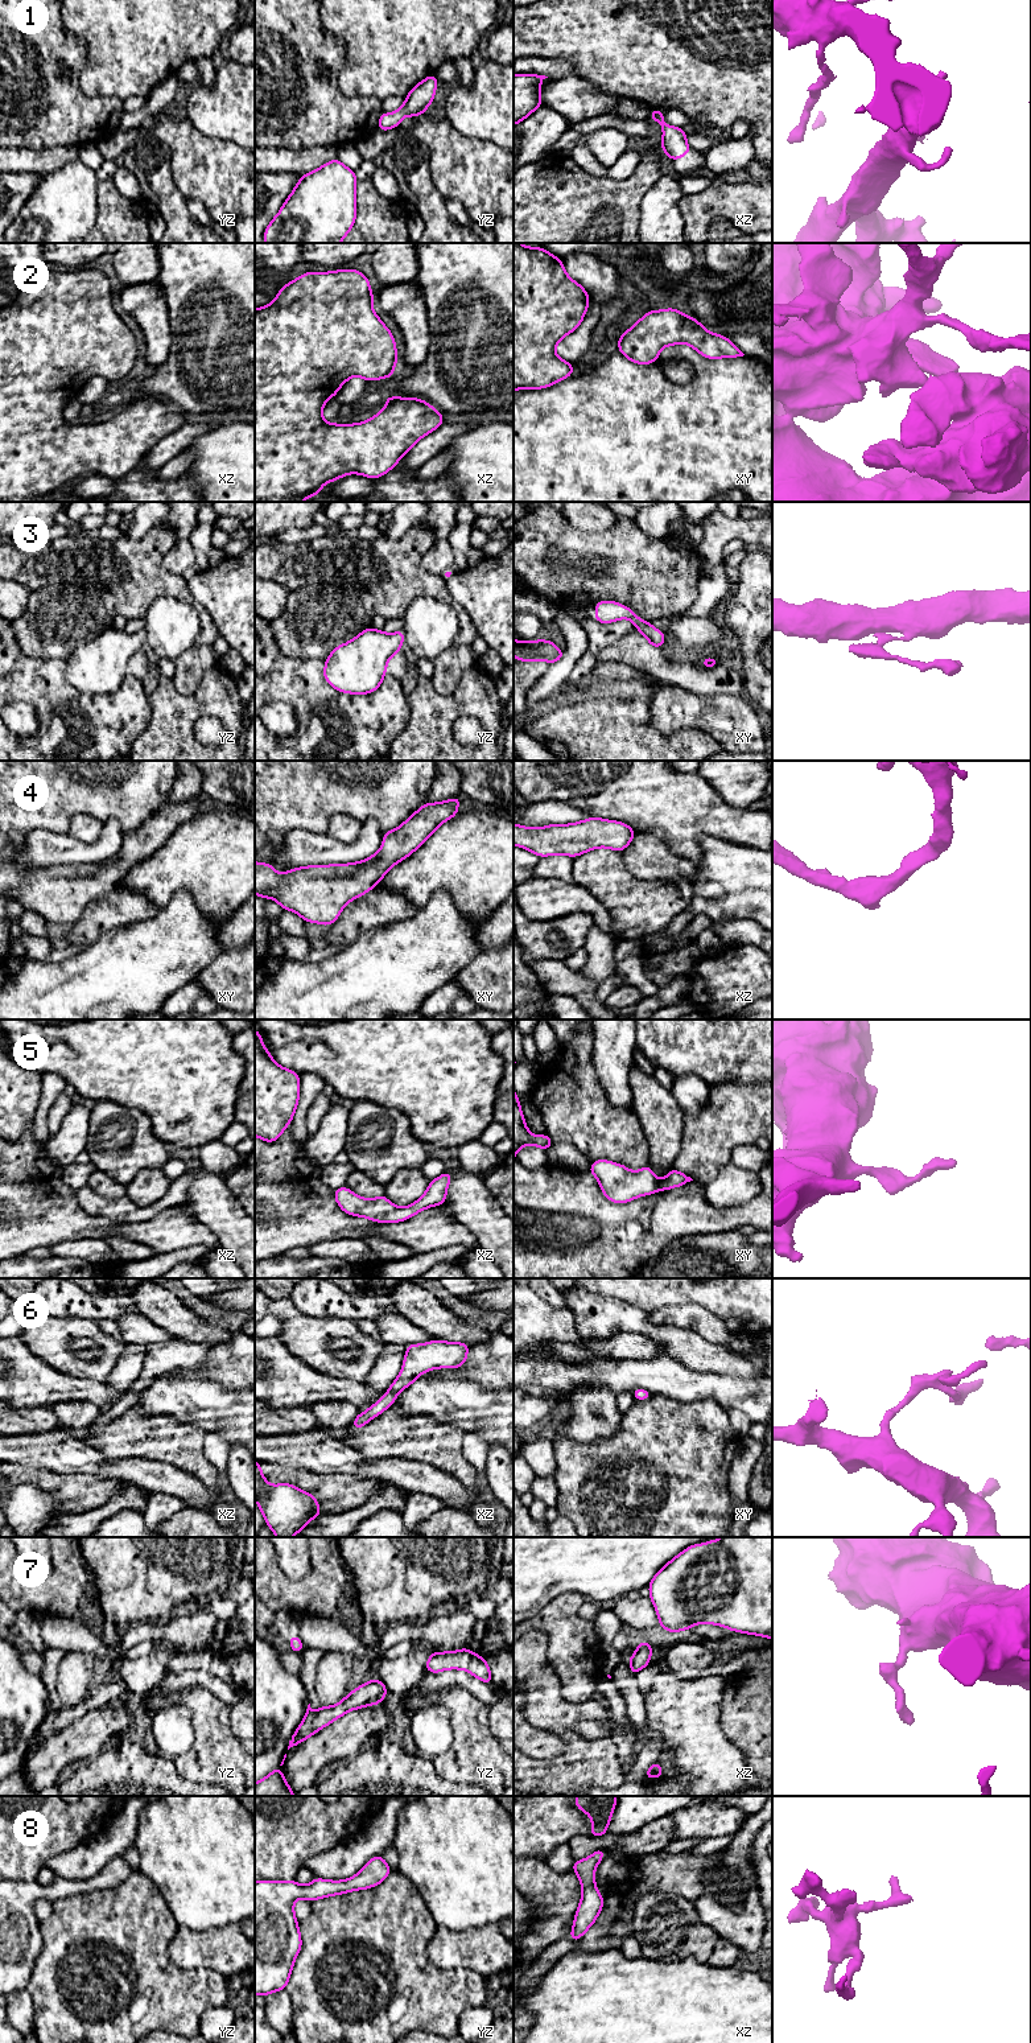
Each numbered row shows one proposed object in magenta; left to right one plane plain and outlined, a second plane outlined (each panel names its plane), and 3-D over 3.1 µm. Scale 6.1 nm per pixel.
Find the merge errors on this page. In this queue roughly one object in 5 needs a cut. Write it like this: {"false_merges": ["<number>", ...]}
{"false_merges": []}

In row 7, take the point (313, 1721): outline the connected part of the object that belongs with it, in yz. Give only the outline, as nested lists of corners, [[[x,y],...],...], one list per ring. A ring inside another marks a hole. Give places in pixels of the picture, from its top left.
[[[368,1680],[366,1684],[350,1692],[339,1704],[334,1706],[321,1706],[313,1712],[310,1704],[298,1729],[289,1741],[288,1750],[304,1742],[333,1721],[341,1718],[350,1710],[378,1705],[387,1697],[387,1689],[382,1680]]]

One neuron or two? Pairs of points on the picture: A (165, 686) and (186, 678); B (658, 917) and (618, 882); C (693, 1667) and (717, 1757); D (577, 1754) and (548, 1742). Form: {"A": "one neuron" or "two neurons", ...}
{"A": "two neurons", "B": "one neuron", "C": "two neurons", "D": "two neurons"}

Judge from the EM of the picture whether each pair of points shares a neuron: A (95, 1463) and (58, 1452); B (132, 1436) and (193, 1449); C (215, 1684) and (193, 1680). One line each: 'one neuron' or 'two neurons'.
A: one neuron
B: one neuron
C: one neuron

